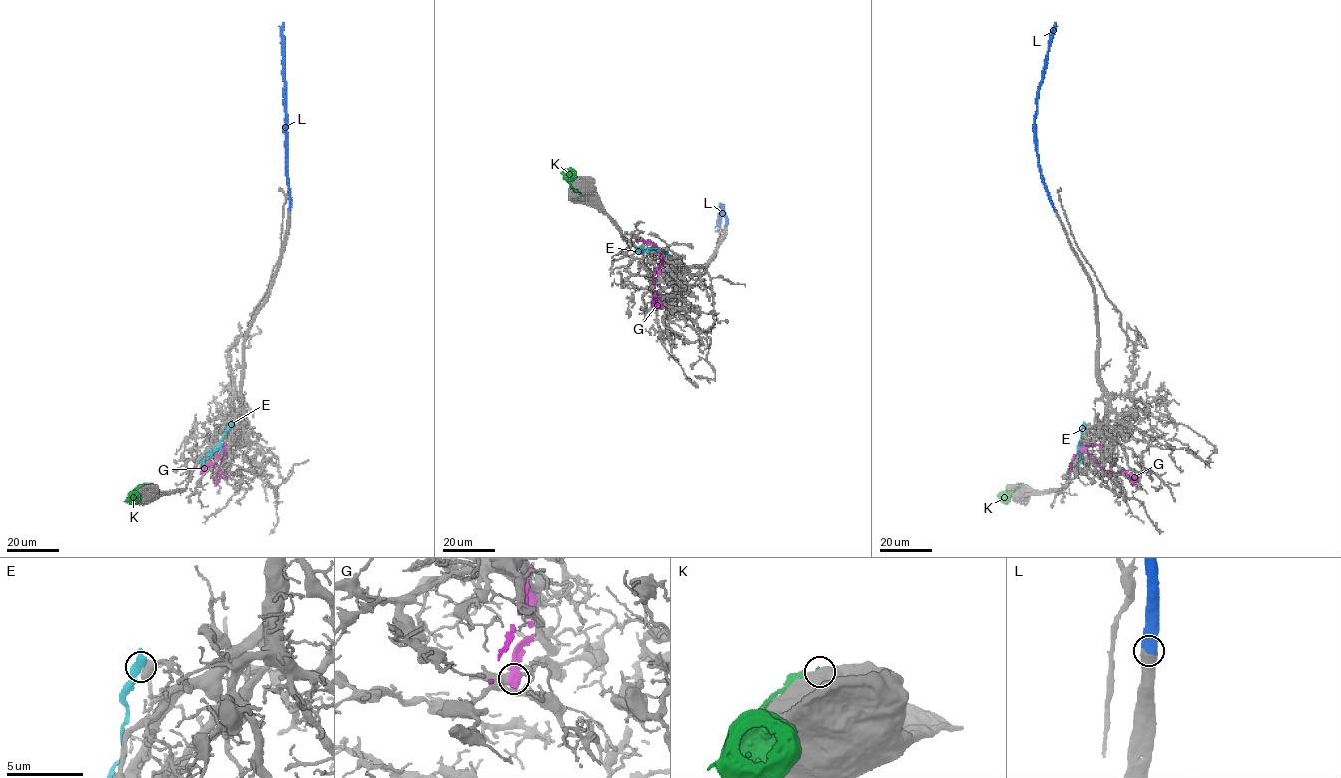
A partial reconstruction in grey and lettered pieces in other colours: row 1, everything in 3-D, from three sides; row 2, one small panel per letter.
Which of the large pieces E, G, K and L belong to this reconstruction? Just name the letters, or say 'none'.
L

